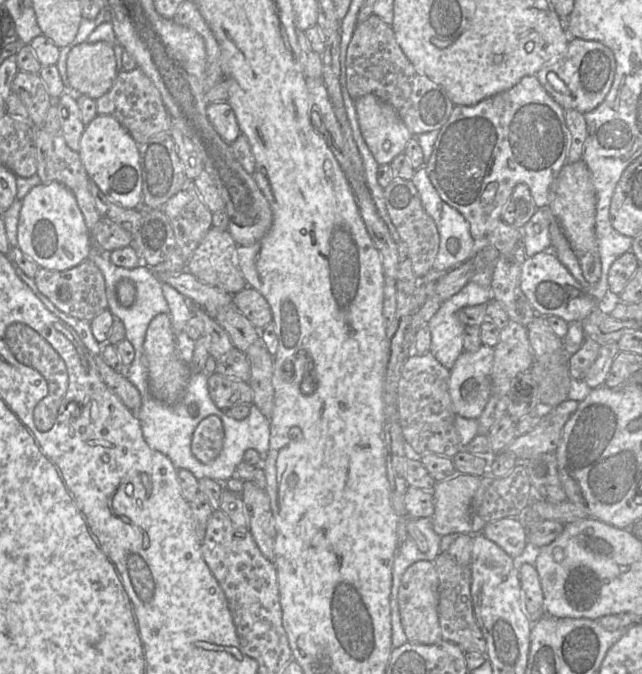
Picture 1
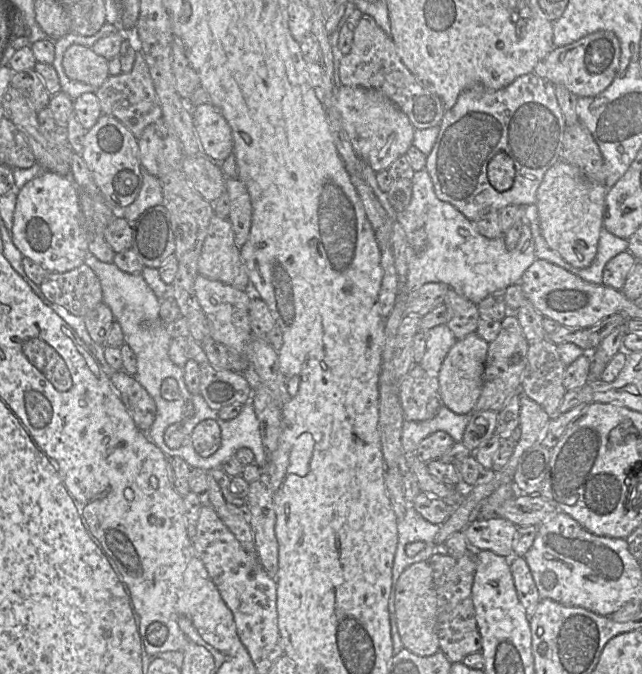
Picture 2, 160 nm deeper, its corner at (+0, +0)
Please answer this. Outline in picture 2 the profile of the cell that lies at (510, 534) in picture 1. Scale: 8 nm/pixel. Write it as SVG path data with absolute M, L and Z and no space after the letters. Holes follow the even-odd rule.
M502 518L476 519L467 525L463 532L471 548L476 551L490 550L506 557L513 552L513 541L517 526Z

